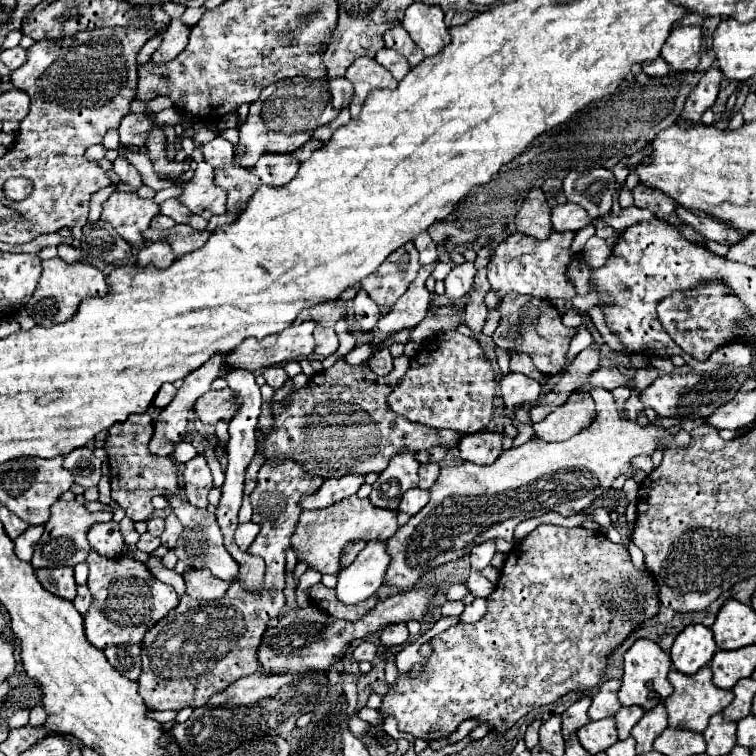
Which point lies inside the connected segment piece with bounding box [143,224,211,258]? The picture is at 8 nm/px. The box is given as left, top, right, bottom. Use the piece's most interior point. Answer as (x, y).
(182, 238)

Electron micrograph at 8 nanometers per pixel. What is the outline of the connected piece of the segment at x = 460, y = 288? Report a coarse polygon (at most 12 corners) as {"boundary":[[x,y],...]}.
{"boundary":[[473,262],[455,266],[445,278],[451,300],[469,294],[475,278]]}

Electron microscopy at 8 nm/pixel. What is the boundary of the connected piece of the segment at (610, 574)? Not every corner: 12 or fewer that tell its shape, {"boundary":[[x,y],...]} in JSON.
{"boundary":[[539,524],[379,714],[423,740],[593,688],[659,612],[623,544]]}

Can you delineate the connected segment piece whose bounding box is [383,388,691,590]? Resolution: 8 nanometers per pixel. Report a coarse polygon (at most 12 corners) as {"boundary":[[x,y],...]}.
{"boundary":[[591,390],[593,424],[489,466],[443,468],[387,540],[383,584],[423,574],[555,510],[583,512],[633,458],[691,444],[623,420]]}

